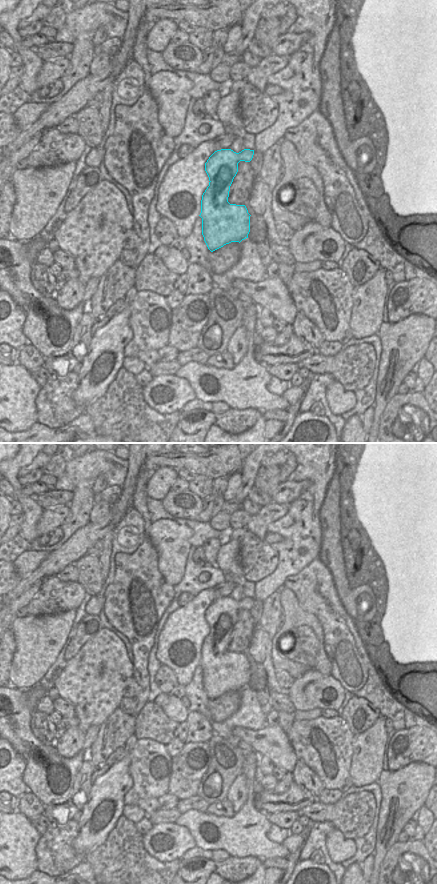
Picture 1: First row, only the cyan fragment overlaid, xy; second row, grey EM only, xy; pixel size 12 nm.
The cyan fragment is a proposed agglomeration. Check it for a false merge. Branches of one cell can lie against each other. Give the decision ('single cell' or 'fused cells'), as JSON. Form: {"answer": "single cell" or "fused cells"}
{"answer": "single cell"}

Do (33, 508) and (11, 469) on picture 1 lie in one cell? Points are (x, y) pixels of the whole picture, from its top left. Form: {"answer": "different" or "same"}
{"answer": "same"}

